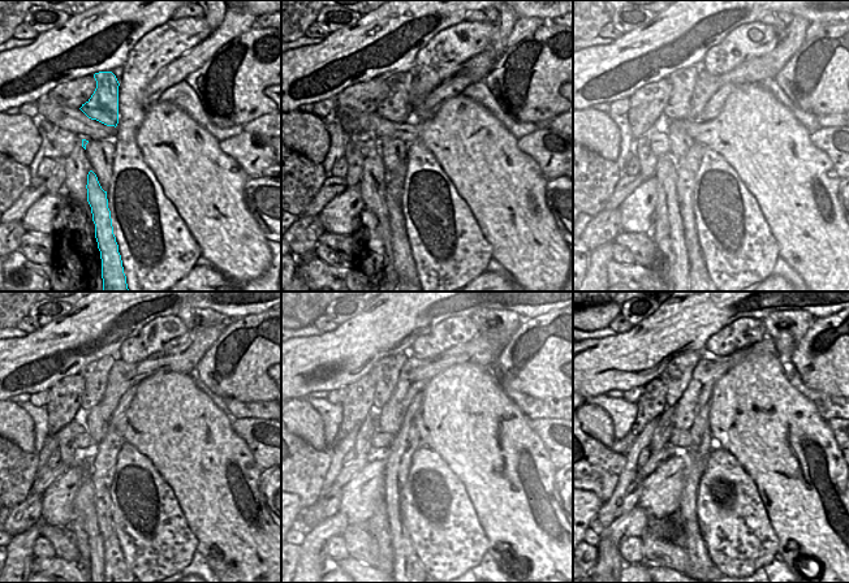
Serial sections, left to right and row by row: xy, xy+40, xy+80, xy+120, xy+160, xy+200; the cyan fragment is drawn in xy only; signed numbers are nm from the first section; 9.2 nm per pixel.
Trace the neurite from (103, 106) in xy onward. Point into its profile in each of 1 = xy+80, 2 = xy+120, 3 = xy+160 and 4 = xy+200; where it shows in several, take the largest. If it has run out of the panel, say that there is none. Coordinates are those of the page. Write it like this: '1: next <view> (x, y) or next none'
1: next xy+80 (682, 82)
2: next xy+120 (95, 374)
3: next xy+160 (384, 374)
4: next xy+200 (676, 375)

